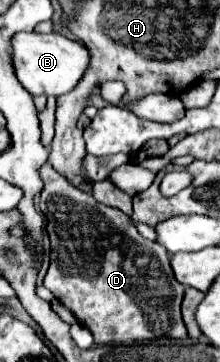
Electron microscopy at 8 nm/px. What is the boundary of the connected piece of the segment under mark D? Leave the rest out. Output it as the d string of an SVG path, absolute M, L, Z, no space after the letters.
M49 162L39 168L39 174L45 180L39 208L47 218L51 240L51 264L43 286L75 314L81 326L87 326L95 344L111 346L133 340L187 338L181 320L185 288L173 276L167 250L145 240L127 214L99 204L89 192L71 186Z

